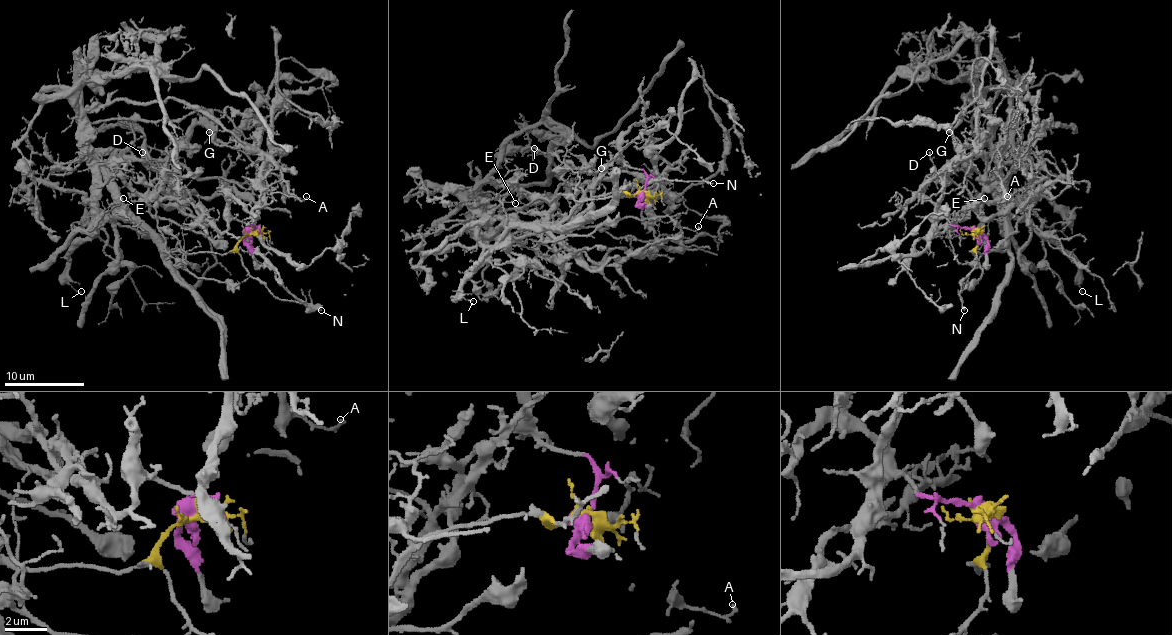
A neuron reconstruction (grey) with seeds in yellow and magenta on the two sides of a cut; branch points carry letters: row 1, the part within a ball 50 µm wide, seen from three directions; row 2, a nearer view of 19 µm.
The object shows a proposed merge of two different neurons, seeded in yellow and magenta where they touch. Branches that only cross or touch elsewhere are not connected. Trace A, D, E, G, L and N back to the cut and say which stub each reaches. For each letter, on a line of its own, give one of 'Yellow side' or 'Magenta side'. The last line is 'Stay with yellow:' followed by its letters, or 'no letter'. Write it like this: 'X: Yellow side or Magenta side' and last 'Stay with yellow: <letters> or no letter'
A: Yellow side
D: Magenta side
E: Yellow side
G: Magenta side
L: Yellow side
N: Yellow side
Stay with yellow: A, E, L, N

